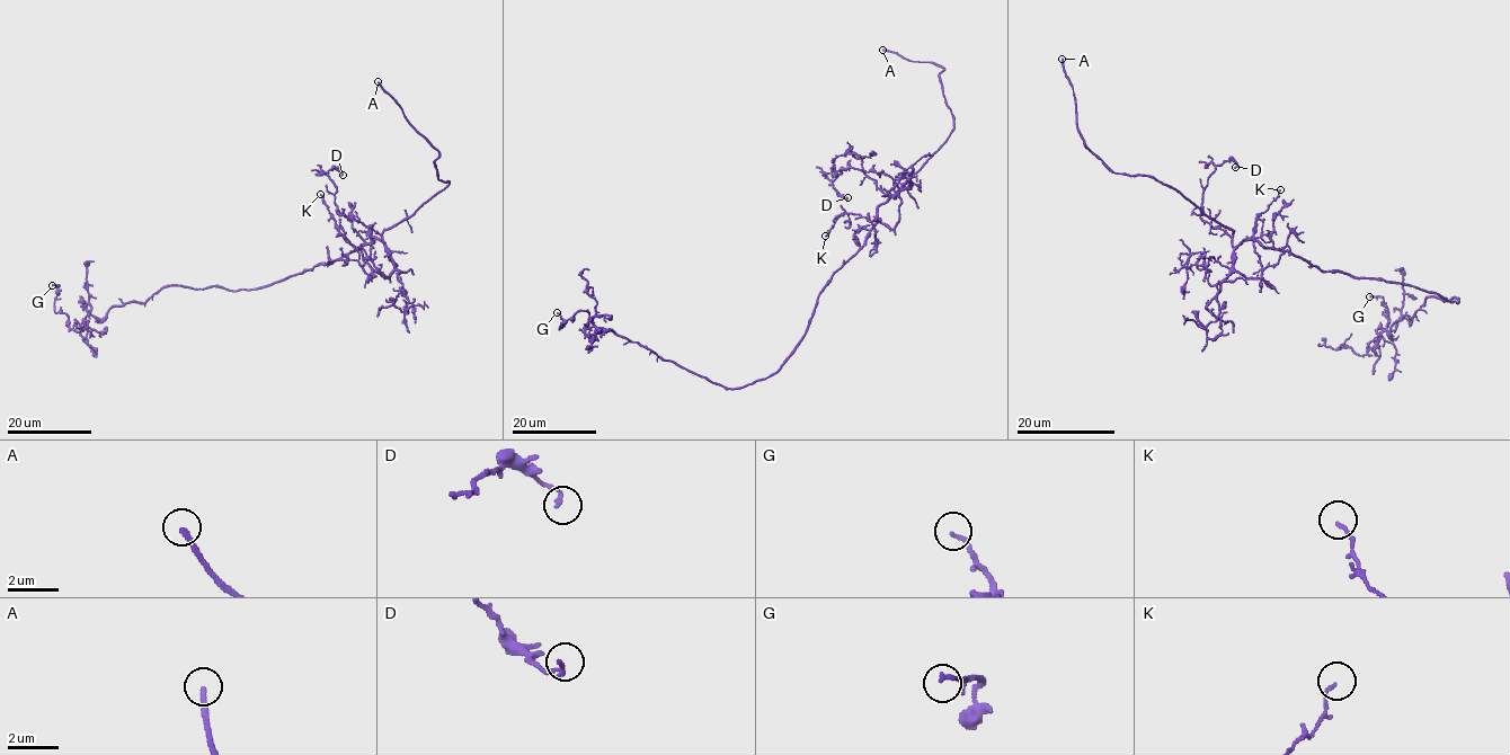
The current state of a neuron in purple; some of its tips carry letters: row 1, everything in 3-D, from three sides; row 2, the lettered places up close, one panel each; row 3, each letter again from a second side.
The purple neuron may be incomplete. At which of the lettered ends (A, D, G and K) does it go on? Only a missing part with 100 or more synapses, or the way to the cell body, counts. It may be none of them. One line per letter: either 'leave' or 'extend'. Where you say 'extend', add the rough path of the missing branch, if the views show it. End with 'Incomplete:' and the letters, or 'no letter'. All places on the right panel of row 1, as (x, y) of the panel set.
A: extend; missing branch runs (1062, 59), (1062, 50), (1051, 35)
D: leave
G: leave
K: leave
Incomplete: A

